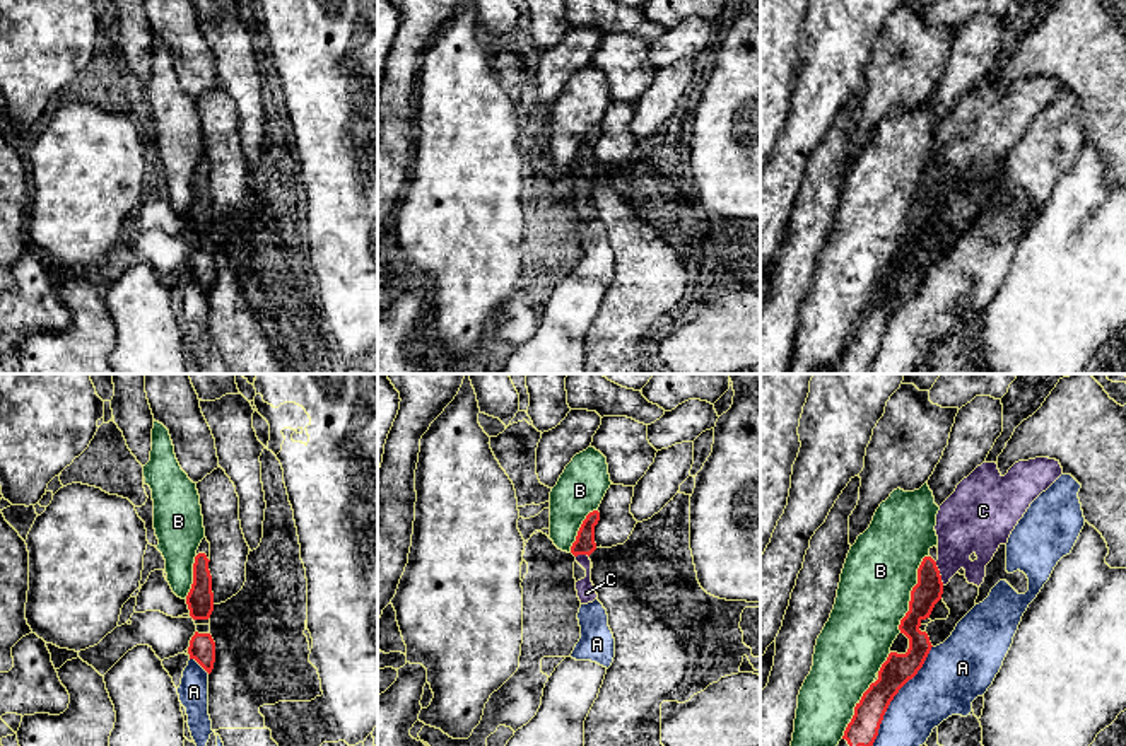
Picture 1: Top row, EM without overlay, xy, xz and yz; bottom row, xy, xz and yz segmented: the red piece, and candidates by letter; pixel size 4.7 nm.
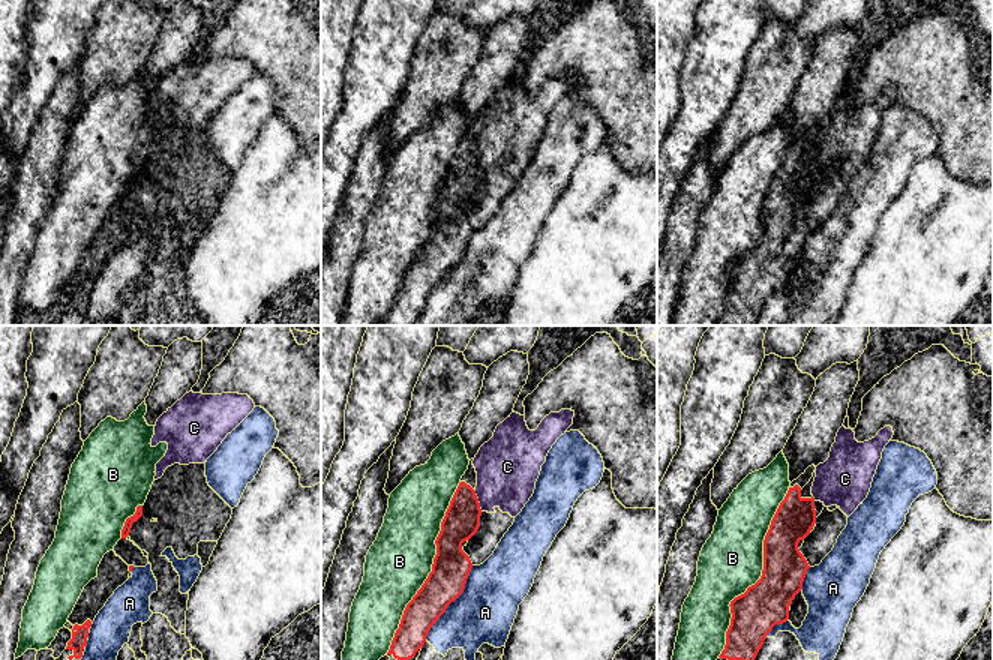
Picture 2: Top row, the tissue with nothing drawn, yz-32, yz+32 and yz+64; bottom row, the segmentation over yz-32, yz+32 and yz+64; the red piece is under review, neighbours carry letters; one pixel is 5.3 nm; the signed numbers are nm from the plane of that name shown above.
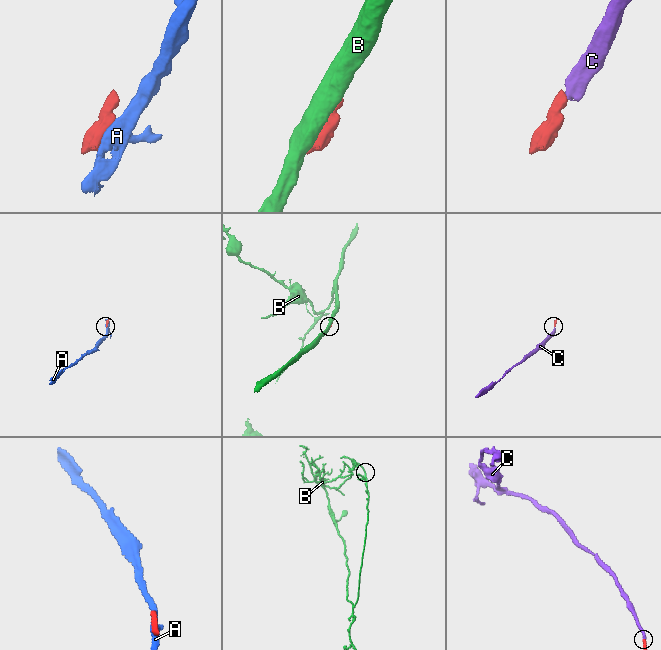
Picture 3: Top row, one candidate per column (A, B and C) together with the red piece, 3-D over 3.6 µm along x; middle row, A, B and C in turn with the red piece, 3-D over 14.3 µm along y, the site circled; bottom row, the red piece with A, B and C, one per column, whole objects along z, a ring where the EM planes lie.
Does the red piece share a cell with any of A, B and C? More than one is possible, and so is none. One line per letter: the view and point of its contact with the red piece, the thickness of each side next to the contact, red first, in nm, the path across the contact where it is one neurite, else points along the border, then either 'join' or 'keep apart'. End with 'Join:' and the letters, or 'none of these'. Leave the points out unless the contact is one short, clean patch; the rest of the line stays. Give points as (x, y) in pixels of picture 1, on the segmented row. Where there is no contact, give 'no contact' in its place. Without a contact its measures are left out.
A: contact yz (896, 693); calibres 150 and 280 nm; border yz (932, 646), (923, 666), (891, 702), (872, 745); keep apart
B: contact yz (911, 593); calibres 140 and 340 nm; keep apart
C: contact yz (938, 574); calibres 140 and 260 nm; way yz (926, 593), (930, 582), (938, 574), (949, 564), (962, 528); join
Join: C

